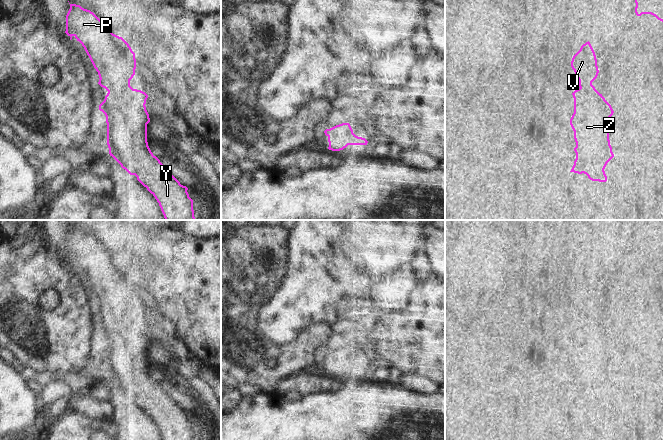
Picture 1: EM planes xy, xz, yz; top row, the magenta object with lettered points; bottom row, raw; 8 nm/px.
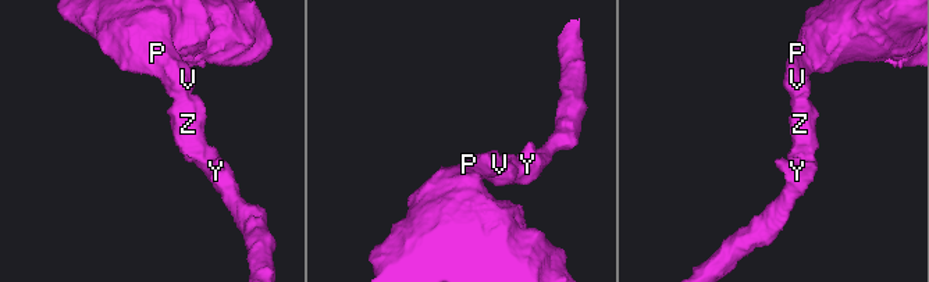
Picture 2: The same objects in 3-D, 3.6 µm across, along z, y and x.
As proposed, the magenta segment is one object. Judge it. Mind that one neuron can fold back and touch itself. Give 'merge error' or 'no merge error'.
no merge error

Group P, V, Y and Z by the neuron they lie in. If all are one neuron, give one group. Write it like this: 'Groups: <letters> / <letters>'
Groups: P V Y Z

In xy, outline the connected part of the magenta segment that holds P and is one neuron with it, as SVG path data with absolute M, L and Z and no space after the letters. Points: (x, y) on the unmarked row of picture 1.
M70 228L65 257L71 261L70 264L74 260L82 268L98 296L98 308L108 315L99 334L106 340L110 380L147 412L159 427L164 440L194 440L193 424L189 421L188 412L180 408L148 370L147 348L150 342L145 330L148 319L130 310L130 304L135 299L136 283L129 268L113 258L93 236L76 228Z

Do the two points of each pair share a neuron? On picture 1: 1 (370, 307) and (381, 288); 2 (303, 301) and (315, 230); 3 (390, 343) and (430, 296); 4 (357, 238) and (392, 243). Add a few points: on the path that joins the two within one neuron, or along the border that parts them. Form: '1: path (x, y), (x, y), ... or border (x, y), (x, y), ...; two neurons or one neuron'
1: path (375, 302), (381, 296), (381, 293); one neuron
2: path (315, 283), (315, 248); one neuron
3: path (402, 331), (425, 308); one neuron
4: path (366, 238), (383, 238); one neuron

